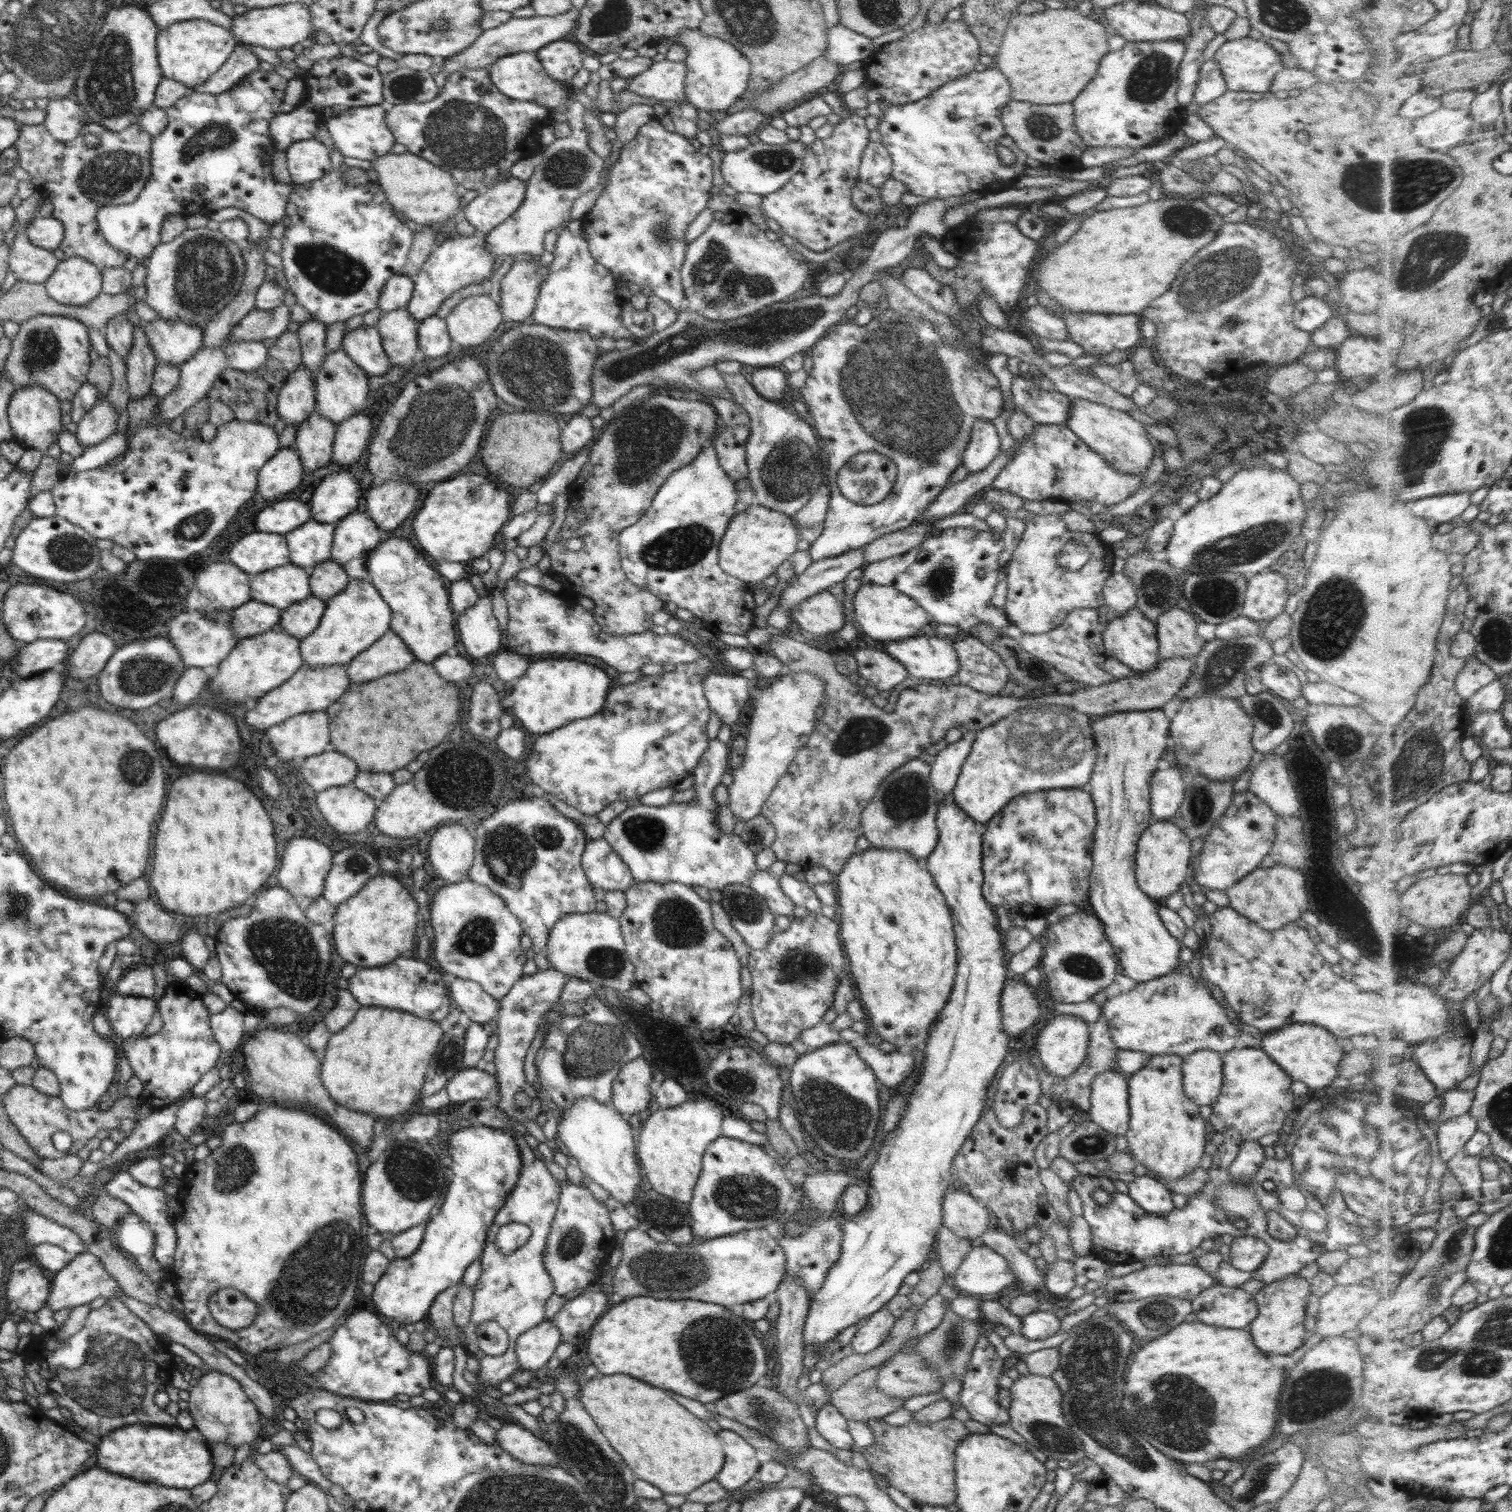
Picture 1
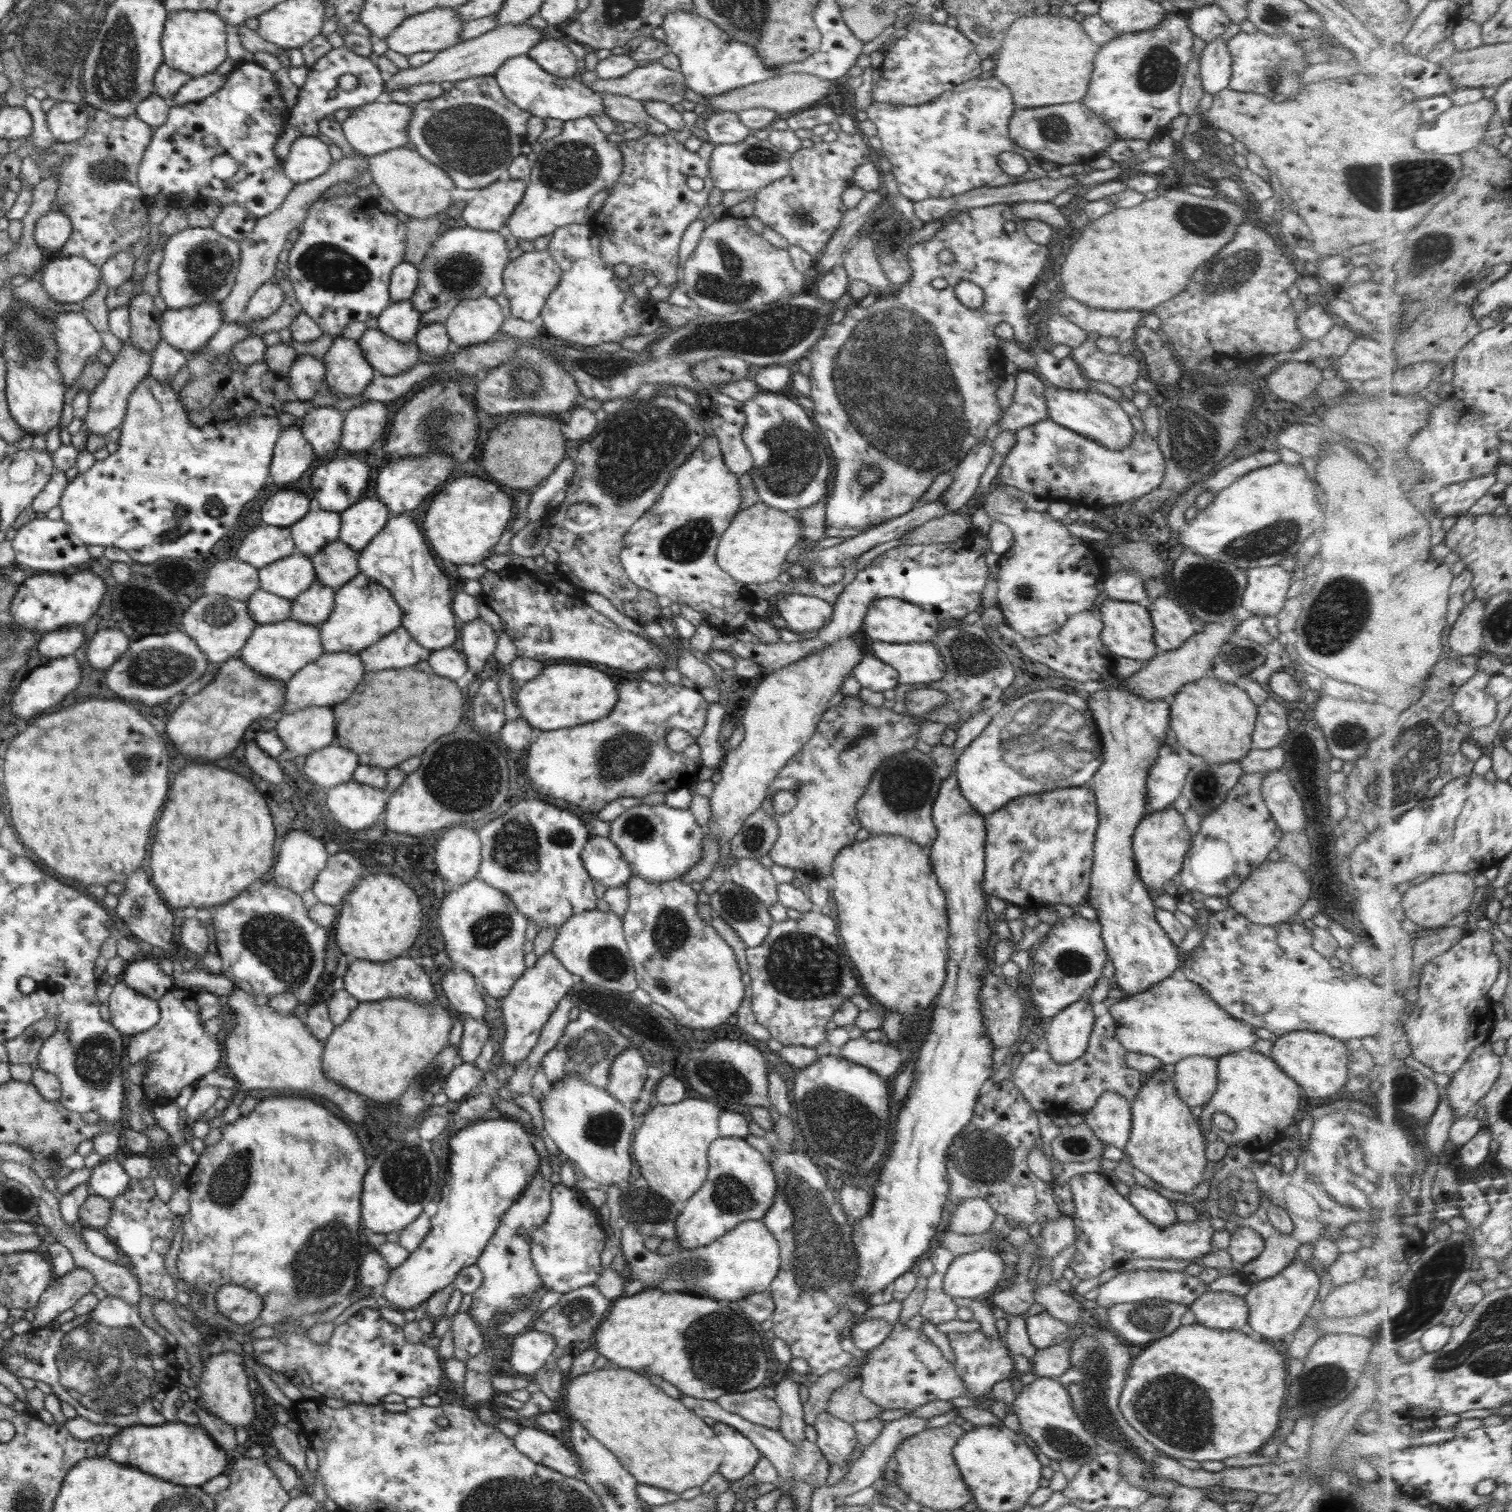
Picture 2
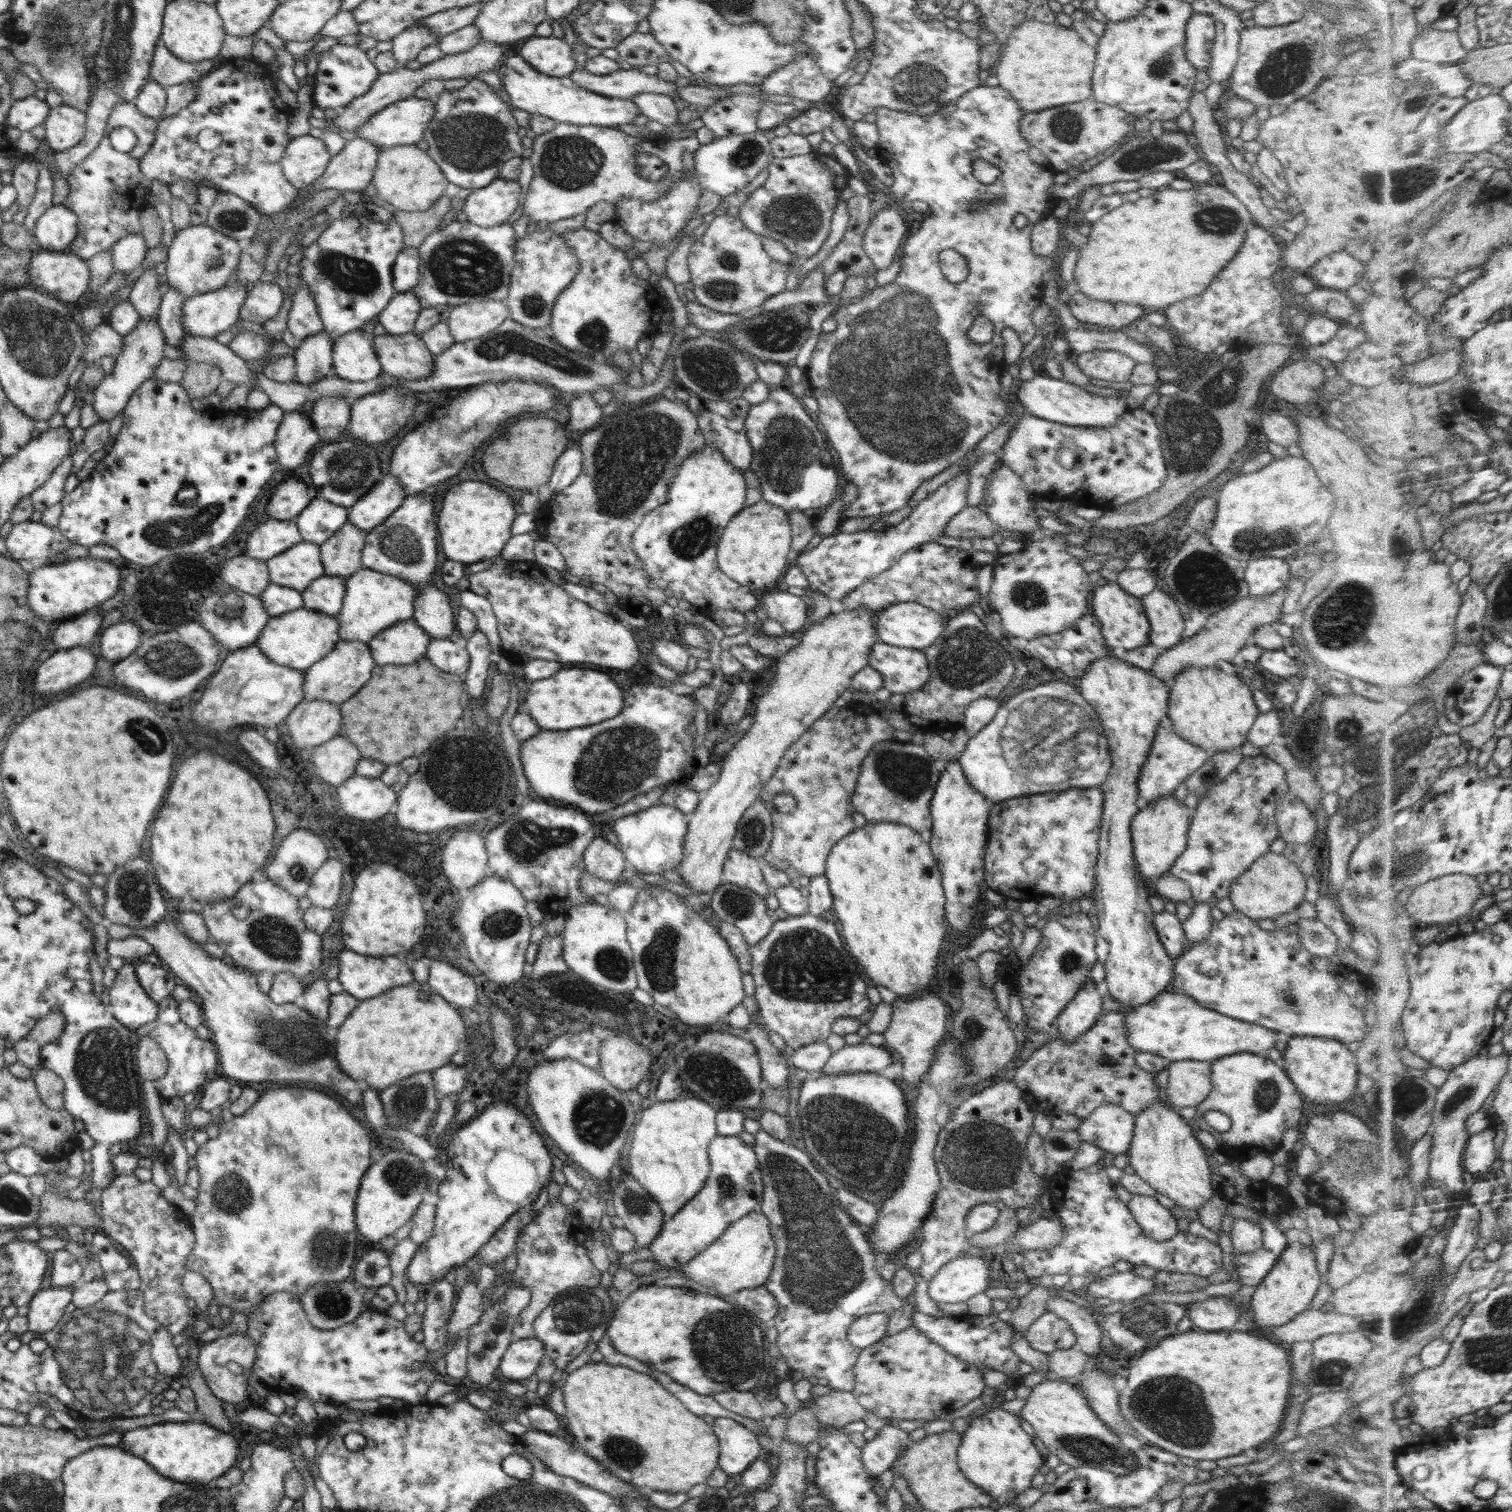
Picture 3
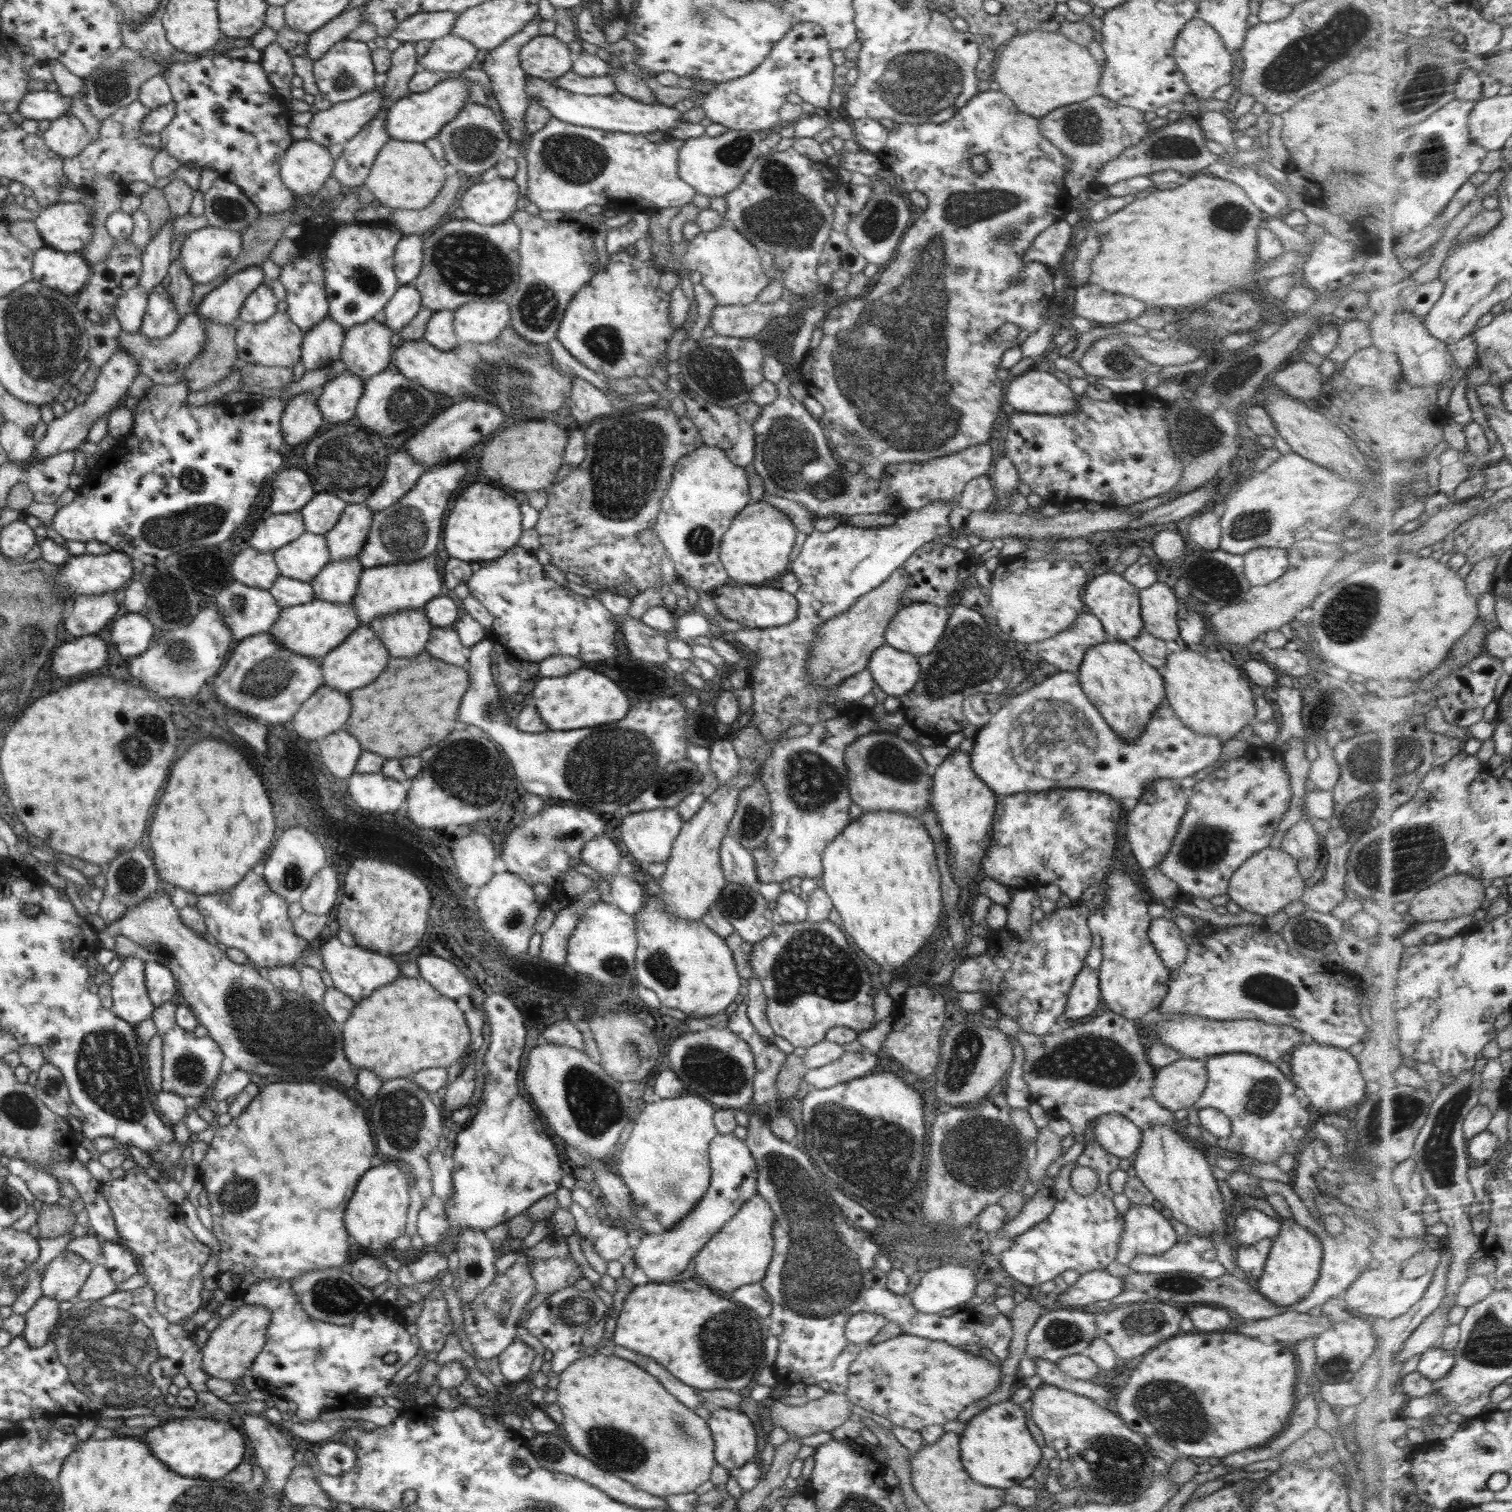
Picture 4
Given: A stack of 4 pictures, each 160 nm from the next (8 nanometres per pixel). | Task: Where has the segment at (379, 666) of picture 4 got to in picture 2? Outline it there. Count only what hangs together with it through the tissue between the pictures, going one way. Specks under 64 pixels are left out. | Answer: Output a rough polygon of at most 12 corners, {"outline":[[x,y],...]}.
{"outline":[[322,653],[287,680],[272,722],[344,702],[365,671],[357,653]]}

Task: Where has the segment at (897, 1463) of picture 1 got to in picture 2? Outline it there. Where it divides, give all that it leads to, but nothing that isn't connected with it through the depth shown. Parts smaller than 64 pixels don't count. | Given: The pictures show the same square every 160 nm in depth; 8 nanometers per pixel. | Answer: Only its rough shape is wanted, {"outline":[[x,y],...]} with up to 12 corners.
{"outline":[[952,1422],[908,1436],[882,1477],[933,1511],[962,1509],[972,1492]]}

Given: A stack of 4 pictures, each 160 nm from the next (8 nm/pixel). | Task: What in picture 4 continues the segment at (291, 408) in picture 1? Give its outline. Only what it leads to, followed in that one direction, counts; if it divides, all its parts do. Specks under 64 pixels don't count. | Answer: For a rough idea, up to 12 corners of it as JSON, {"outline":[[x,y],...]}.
{"outline":[[330,316],[302,341],[305,370],[340,360],[345,329]]}

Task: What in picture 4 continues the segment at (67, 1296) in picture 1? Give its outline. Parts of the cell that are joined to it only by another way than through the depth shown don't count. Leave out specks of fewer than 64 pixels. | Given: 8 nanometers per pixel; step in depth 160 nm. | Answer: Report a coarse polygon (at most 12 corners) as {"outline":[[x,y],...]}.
{"outline":[[41,1296],[25,1314],[23,1339],[44,1346],[60,1302]]}

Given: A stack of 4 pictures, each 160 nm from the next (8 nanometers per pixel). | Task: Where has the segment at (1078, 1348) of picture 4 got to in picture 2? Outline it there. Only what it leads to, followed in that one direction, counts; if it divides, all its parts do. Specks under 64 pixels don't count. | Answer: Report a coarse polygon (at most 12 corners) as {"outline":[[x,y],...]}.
{"outline":[[1046,1311],[1024,1319],[1037,1349],[1069,1343],[1075,1334]]}

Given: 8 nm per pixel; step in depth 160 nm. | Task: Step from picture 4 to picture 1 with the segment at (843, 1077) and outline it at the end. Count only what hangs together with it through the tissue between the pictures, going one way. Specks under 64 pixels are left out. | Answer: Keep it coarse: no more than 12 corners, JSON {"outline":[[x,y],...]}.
{"outline":[[866,1043],[855,1048],[878,1082],[898,1088],[914,1057]]}

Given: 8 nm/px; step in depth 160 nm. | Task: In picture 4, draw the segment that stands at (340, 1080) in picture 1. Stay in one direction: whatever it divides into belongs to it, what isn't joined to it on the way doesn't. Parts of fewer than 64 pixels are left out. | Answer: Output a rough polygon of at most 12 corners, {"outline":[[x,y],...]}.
{"outline":[[422,977],[357,1001],[350,1064],[383,1081],[470,1055],[454,1000]]}

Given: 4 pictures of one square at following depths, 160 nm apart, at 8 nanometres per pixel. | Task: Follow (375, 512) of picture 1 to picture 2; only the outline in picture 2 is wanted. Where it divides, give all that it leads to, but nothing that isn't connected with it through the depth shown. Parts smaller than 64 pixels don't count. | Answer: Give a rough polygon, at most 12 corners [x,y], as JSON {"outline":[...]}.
{"outline":[[450,453],[384,466],[376,496],[390,516],[410,512],[452,473]]}

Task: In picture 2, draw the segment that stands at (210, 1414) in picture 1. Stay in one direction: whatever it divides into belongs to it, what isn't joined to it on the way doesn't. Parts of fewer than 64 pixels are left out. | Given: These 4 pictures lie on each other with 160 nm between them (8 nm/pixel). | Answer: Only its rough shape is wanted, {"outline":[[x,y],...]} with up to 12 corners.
{"outline":[[221,1351],[204,1362],[197,1386],[208,1414],[232,1430],[256,1416],[243,1360]]}

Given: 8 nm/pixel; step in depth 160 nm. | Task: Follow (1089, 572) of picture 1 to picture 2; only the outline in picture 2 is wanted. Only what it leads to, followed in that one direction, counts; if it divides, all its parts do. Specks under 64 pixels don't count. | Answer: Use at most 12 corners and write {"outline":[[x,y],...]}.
{"outline":[[995,482],[981,506],[1014,546],[1005,622],[1046,636],[1091,610],[1114,564]]}

